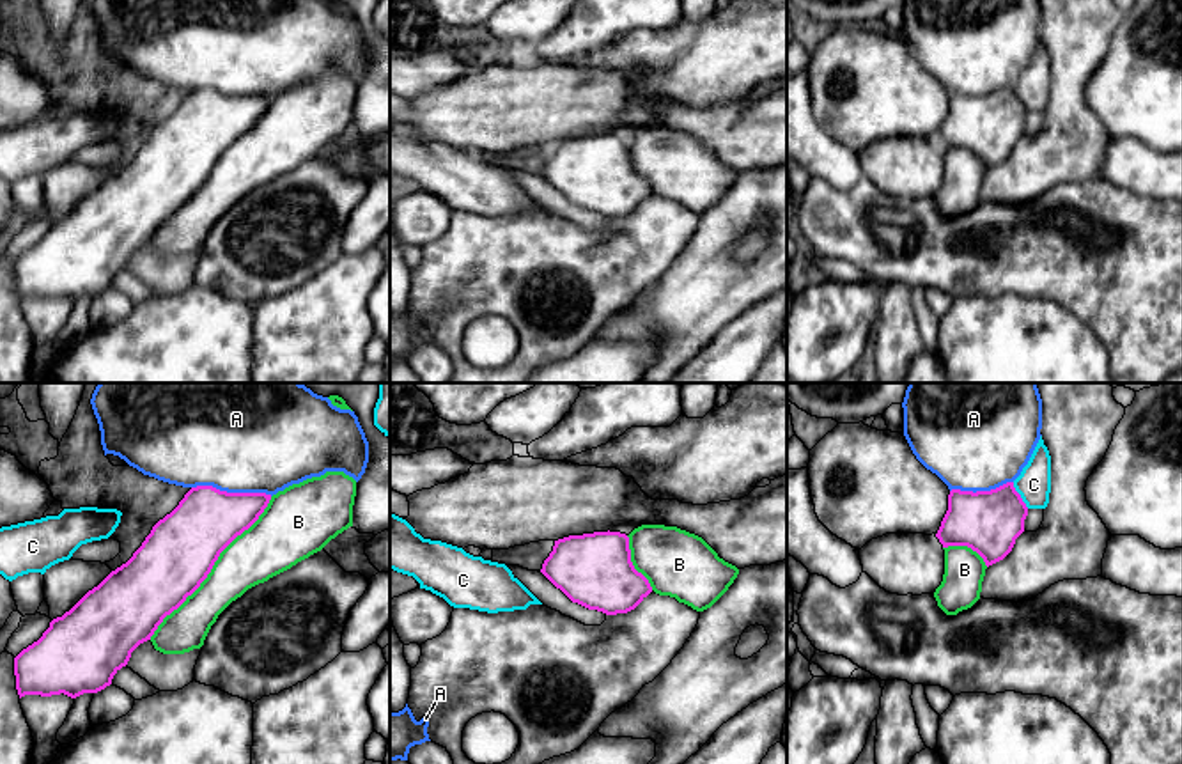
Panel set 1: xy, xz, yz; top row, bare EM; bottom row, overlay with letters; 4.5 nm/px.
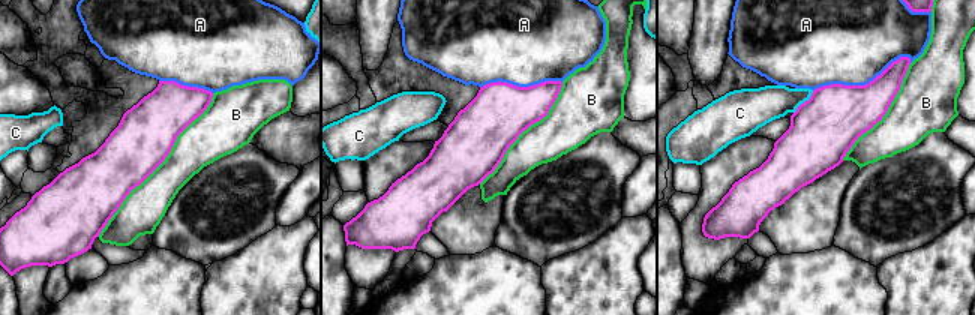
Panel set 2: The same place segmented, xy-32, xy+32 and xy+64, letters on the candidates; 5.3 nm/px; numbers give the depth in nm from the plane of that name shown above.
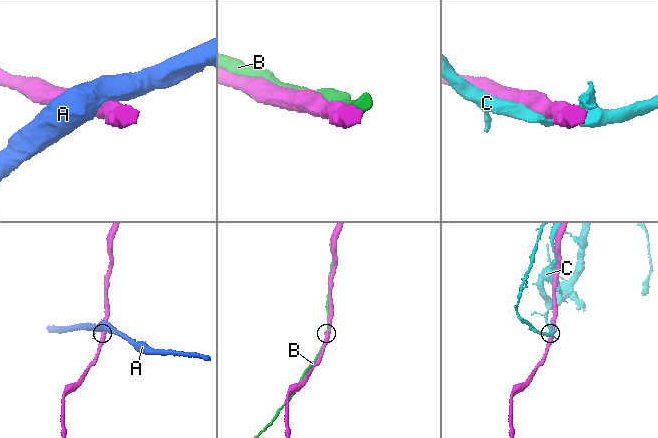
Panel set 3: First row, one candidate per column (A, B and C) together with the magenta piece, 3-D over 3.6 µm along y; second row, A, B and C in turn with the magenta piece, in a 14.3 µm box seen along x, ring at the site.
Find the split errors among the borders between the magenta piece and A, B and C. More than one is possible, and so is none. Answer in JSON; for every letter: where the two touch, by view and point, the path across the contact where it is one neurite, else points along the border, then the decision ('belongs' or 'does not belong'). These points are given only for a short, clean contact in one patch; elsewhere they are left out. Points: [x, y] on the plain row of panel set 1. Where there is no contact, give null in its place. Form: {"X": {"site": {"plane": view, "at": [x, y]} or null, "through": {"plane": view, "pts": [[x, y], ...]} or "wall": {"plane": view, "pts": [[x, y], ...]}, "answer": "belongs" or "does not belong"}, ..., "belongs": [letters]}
{"A": {"site": {"plane": "xy", "at": [233, 96]}, "answer": "does not belong"}, "B": {"site": {"plane": "xy", "at": [211, 171]}, "answer": "belongs"}, "C": {"site": {"plane": "yz", "at": [1019, 98]}, "answer": "does not belong"}, "belongs": ["B"]}

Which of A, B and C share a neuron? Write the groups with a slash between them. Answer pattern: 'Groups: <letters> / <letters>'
Groups: A / B / C

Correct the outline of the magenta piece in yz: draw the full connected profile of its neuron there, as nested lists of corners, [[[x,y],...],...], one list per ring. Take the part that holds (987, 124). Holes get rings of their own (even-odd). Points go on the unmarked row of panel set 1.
[[[1014,85],[991,94],[950,94],[948,113],[936,136],[945,152],[945,177],[934,195],[937,209],[946,218],[957,218],[980,202],[985,172],[1012,154],[1015,142],[1024,135],[1026,119],[1028,110],[1015,94]]]

